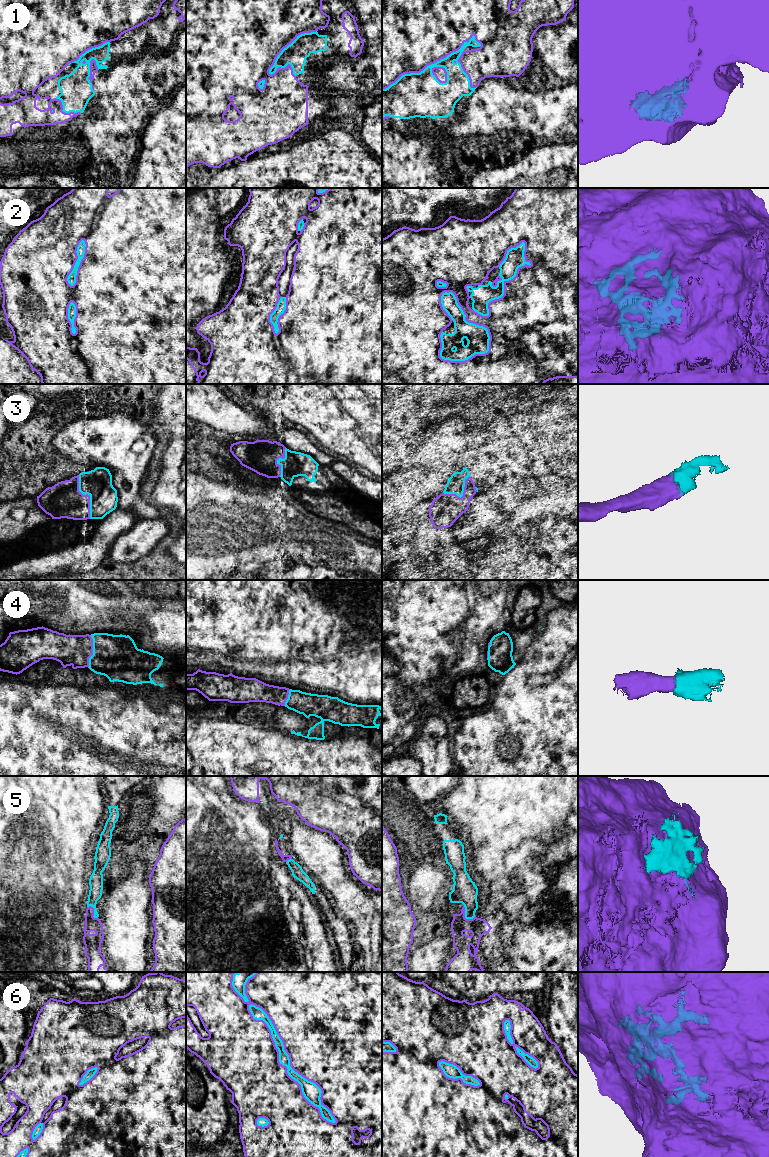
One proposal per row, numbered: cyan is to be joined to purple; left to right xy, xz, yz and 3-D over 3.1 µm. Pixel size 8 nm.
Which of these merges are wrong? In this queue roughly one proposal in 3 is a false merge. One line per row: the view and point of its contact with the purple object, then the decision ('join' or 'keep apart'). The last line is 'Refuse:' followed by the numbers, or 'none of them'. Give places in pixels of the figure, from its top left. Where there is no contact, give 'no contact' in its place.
1: yz (432, 63) | join
2: yz (471, 322) | join
3: xy (88, 495) | join
4: xy (92, 651) | join
5: yz (464, 915) | keep apart
6: xz (282, 1065) | join
Refuse: 5

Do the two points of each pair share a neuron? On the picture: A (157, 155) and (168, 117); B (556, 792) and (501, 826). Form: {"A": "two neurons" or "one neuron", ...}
{"A": "one neuron", "B": "one neuron"}

